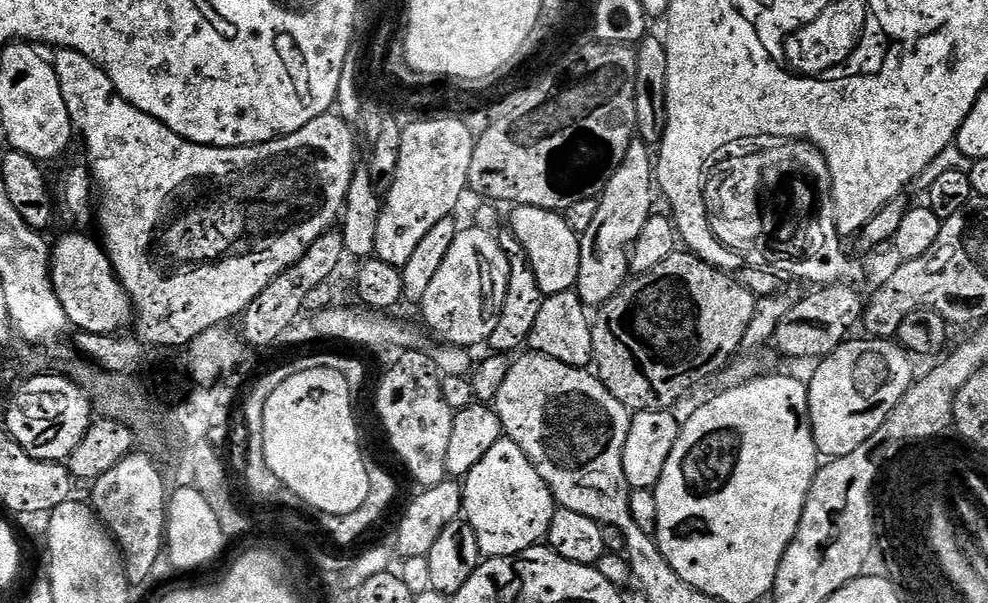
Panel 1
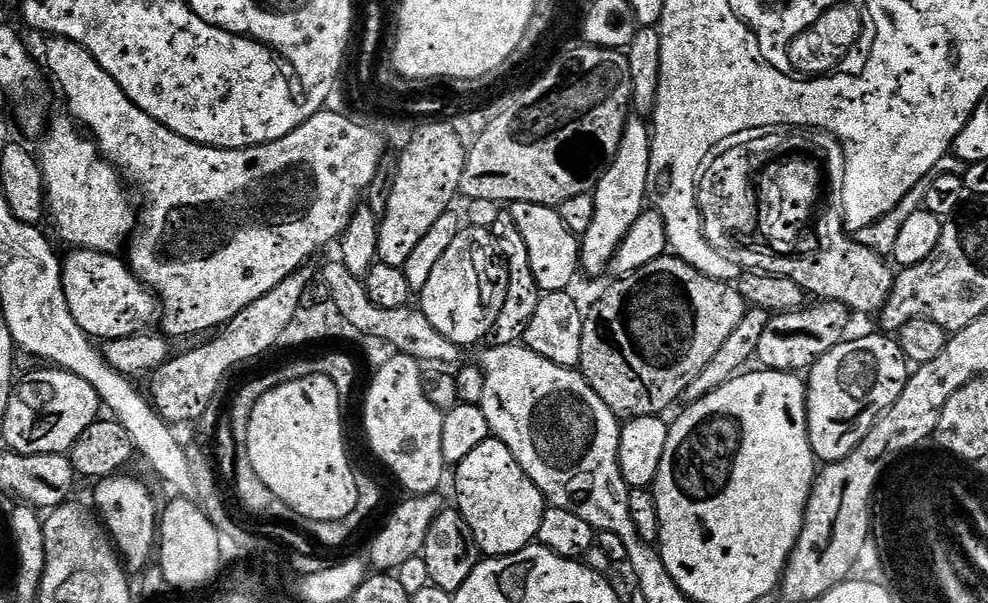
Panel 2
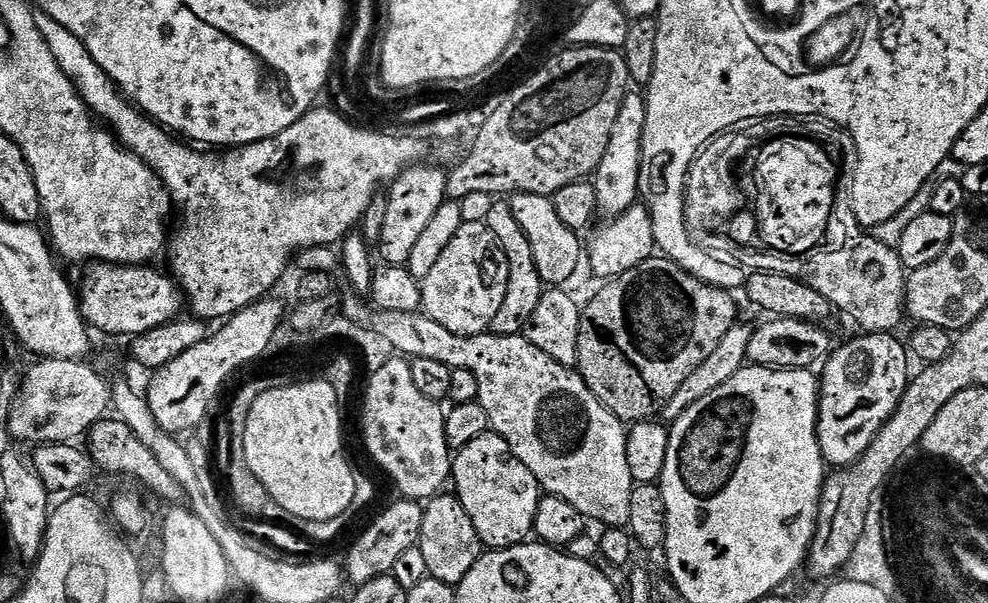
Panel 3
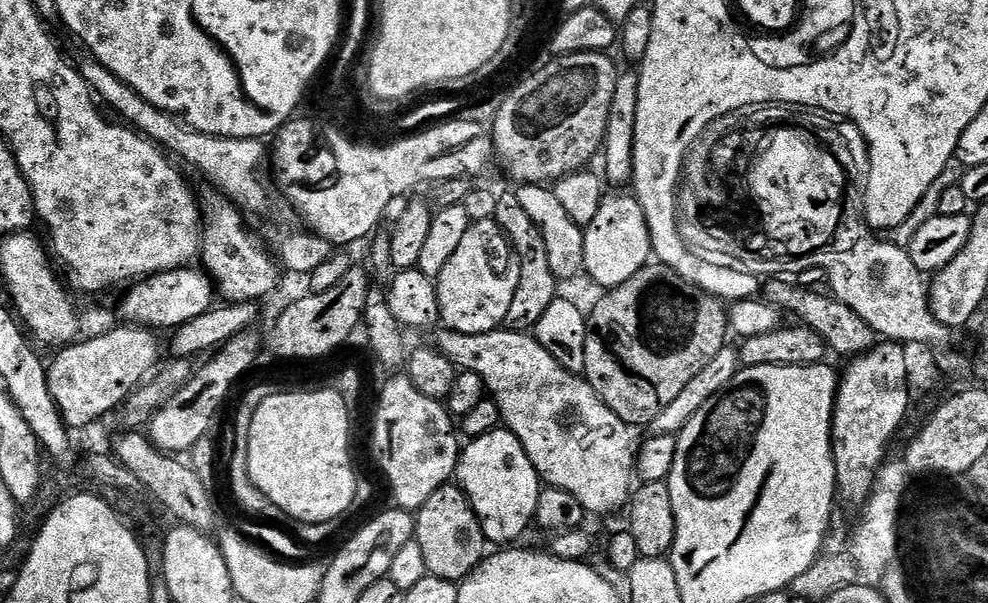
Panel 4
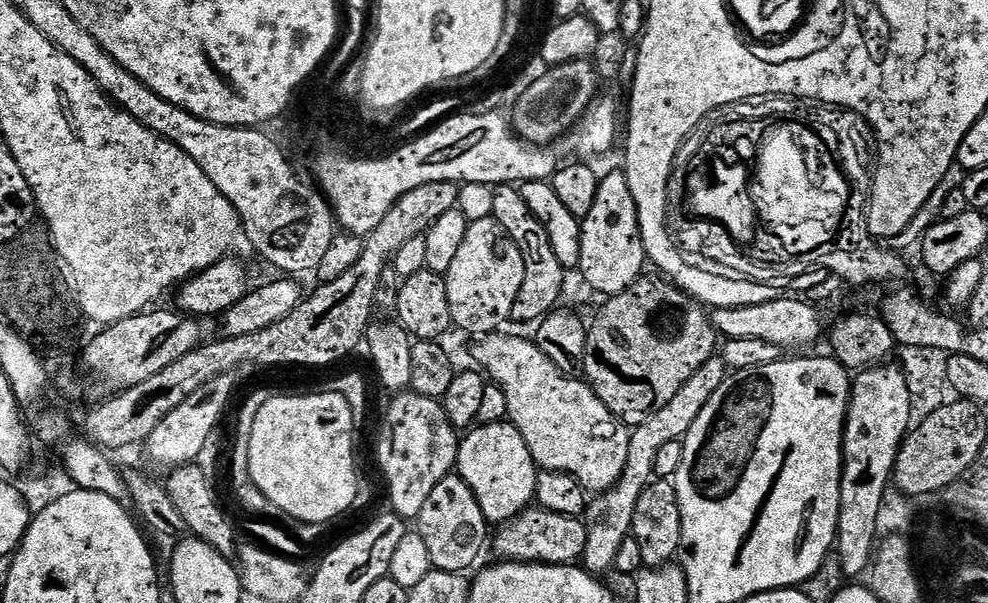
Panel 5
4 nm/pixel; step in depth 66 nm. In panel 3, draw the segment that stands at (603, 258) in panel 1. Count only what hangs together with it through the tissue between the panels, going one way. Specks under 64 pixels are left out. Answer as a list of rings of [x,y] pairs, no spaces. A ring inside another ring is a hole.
[[[632,94],[625,95],[623,103],[618,110],[618,116],[614,118],[614,128],[610,130],[610,146],[606,146],[606,154],[602,154],[602,162],[598,166],[596,175],[594,177],[594,183],[596,185],[596,207],[602,213],[605,212],[605,217],[615,218],[621,216],[626,210],[630,210],[638,200],[640,196],[640,167],[642,166],[642,134],[644,133],[644,100],[641,97],[632,96]]]

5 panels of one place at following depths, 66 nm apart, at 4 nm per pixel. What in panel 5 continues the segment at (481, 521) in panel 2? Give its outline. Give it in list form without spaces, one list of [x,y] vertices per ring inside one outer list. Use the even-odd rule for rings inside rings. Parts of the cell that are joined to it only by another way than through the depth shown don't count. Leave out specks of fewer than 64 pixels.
[[[509,422],[498,424],[480,424],[467,437],[460,441],[460,453],[456,456],[458,475],[467,482],[470,490],[474,490],[474,498],[478,498],[478,506],[482,506],[482,514],[489,525],[499,526],[514,519],[529,507],[536,499],[537,464],[527,448],[522,434]]]

